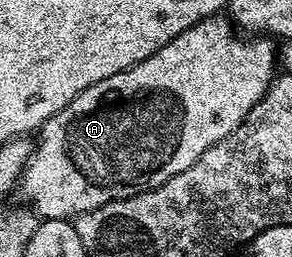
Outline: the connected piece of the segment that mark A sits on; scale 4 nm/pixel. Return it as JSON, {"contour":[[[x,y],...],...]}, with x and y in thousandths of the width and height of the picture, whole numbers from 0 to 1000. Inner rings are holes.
{"contour":[[[771,62],[702,66],[685,89],[644,105],[644,121],[603,136],[603,152],[562,167],[562,183],[548,183],[548,198],[507,214],[507,230],[493,230],[479,245],[384,292],[384,307],[356,307],[342,323],[301,339],[274,370],[260,370],[260,385],[247,385],[247,401],[233,401],[233,416],[219,416],[219,432],[178,447],[178,463],[154,471],[127,521],[127,533],[134,529],[130,564],[123,549],[103,599],[103,630],[79,673],[75,732],[82,728],[82,767],[92,782],[86,794],[144,852],[250,852],[271,844],[277,829],[312,829],[373,782],[408,782],[428,767],[462,767],[473,751],[503,751],[514,735],[575,712],[575,696],[616,681],[616,665],[644,665],[644,650],[658,650],[658,634],[671,634],[671,619],[685,619],[685,603],[699,603],[699,588],[712,588],[712,572],[726,572],[740,556],[753,556],[753,541],[795,525],[795,510],[808,510],[808,494],[822,494],[822,479],[842,471],[849,432],[863,432],[863,416],[877,401],[890,401],[890,385],[918,354],[918,339],[945,296],[945,272],[938,272],[938,253],[945,268],[942,163],[911,136],[842,152],[856,160],[836,160],[812,136],[822,140],[808,125],[805,101]]]}

